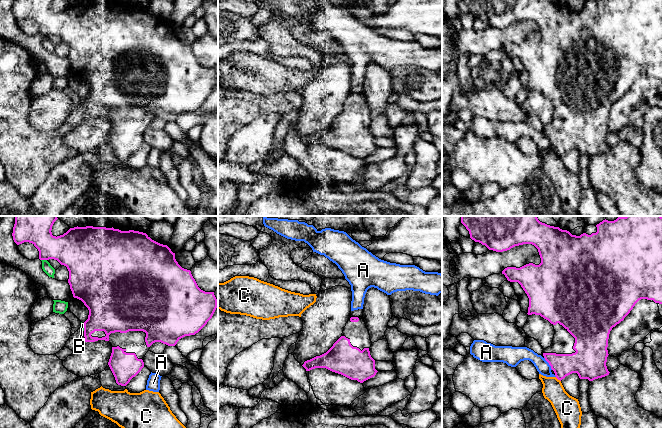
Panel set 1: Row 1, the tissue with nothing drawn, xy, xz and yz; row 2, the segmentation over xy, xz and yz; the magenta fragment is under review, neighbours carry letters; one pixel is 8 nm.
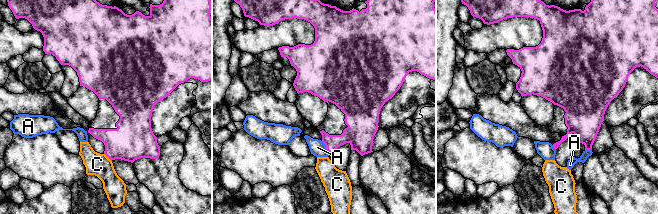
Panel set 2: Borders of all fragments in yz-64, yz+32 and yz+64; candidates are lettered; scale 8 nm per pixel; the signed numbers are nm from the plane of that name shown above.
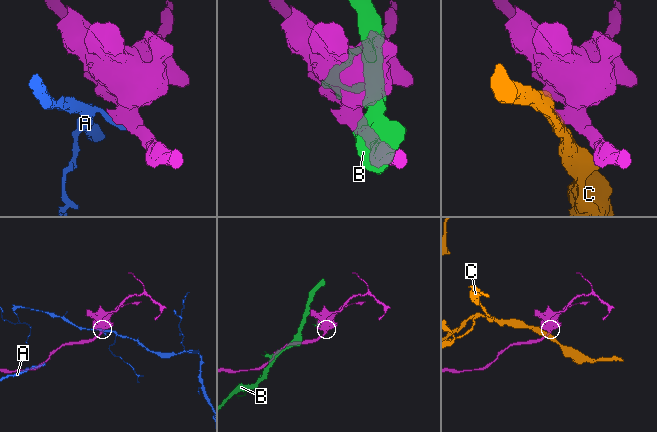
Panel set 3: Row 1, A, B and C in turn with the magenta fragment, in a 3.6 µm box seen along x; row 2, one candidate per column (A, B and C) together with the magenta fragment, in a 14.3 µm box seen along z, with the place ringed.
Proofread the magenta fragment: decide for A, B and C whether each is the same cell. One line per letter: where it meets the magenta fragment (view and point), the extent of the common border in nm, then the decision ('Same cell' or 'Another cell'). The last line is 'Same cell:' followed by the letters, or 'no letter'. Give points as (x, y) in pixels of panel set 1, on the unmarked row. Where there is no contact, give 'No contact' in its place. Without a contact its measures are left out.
A: Touches magenta at yz (548, 138). Shared border 120 nm. Another cell
B: Touches magenta at xy (44, 35). Shared border 50 nm. Another cell
C: Touches magenta at yz (558, 155). Shared border 60 nm. Another cell
Same cell: no letter

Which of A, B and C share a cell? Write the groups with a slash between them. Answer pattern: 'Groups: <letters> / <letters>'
Groups: A / B / C

